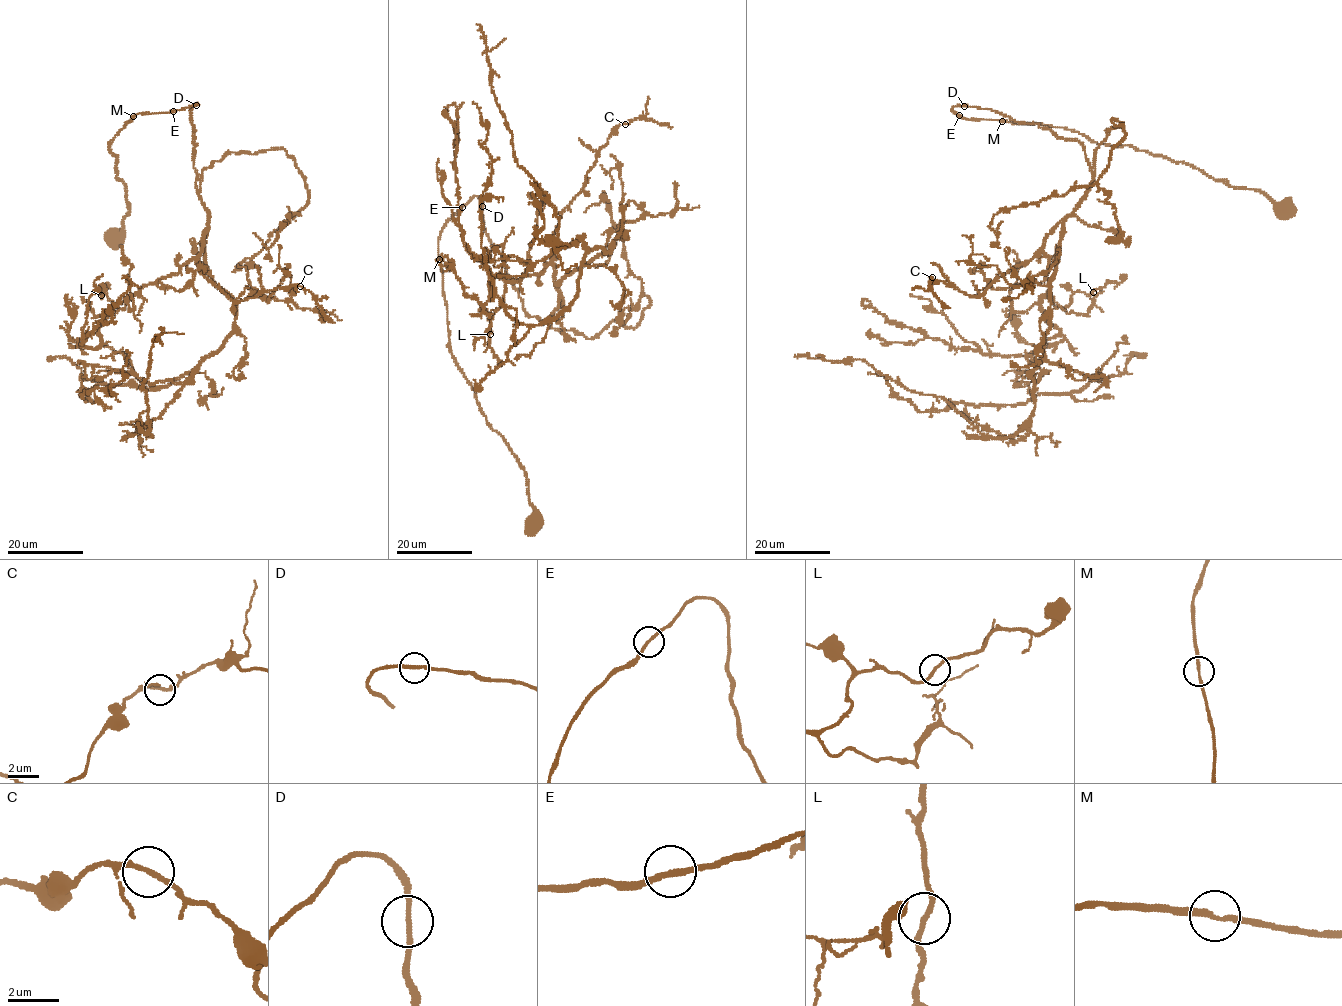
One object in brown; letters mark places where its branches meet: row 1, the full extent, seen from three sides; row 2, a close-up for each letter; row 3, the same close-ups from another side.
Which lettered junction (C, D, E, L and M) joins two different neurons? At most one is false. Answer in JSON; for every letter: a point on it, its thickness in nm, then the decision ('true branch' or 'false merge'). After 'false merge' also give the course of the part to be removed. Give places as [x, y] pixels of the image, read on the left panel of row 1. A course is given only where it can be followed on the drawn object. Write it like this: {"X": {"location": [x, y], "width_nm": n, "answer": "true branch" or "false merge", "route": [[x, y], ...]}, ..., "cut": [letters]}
{"C": {"location": [300, 286], "width_nm": 200, "answer": "true branch"}, "D": {"location": [196, 105], "width_nm": 190, "answer": "true branch"}, "E": {"location": [173, 111], "width_nm": 190, "answer": "true branch"}, "L": {"location": [101, 295], "width_nm": 170, "answer": "true branch"}, "M": {"location": [133, 116], "width_nm": 190, "answer": "true branch"}, "cut": []}

